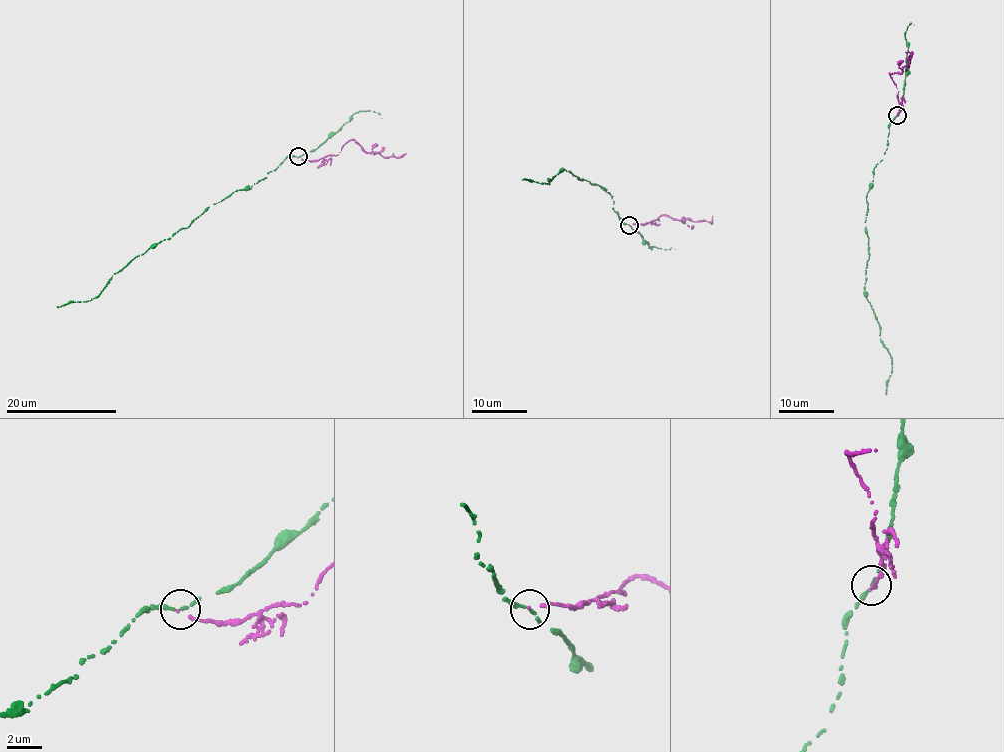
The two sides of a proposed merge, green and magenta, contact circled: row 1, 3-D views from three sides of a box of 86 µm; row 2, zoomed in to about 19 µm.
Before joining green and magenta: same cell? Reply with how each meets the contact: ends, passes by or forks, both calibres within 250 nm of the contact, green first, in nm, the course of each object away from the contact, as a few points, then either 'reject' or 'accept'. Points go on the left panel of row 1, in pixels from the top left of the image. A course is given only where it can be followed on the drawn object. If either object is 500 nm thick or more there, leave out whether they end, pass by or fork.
green passes by; magenta ends there; 150 nm thick on the green side, 150 nm on the other; green runs (299, 156), (290, 155), (265, 178), (213, 204), (185, 228), (111, 277), (92, 299), (56, 307); magenta runs (298, 157), (315, 162), (338, 155), (343, 145), (353, 139), (365, 151), (386, 158), (399, 158), (405, 153); reject

